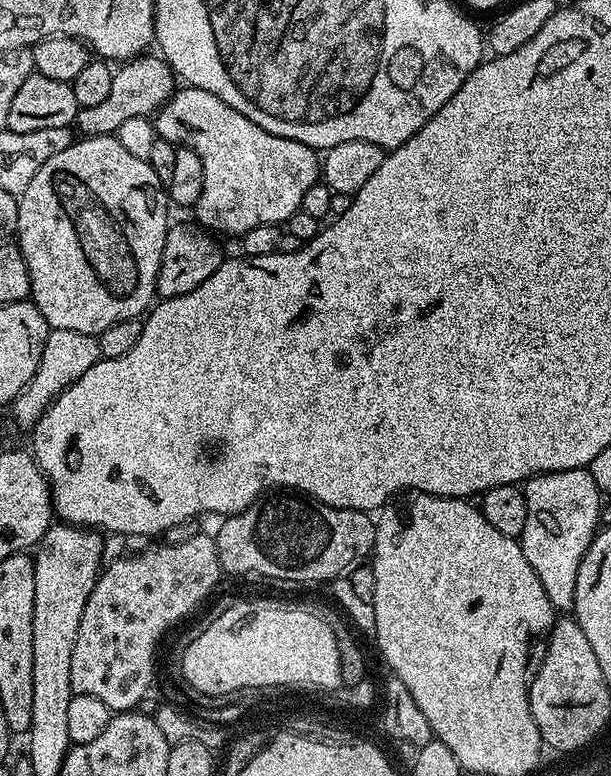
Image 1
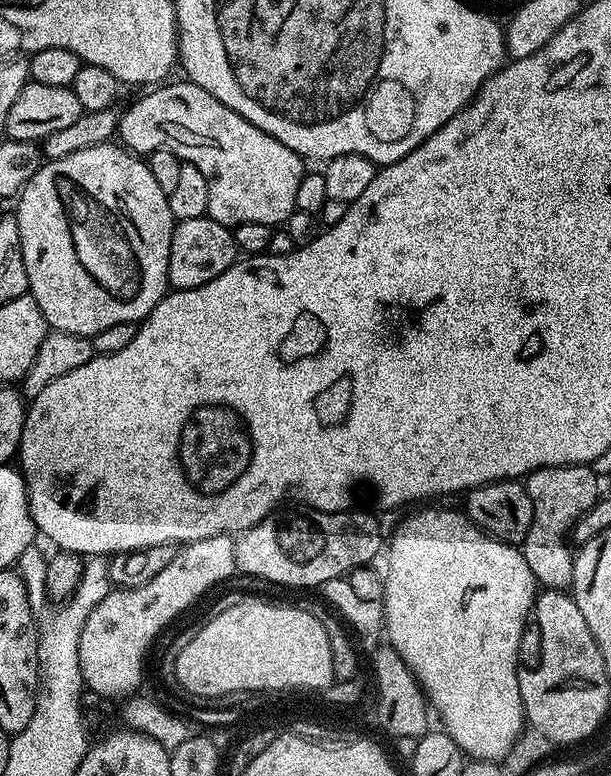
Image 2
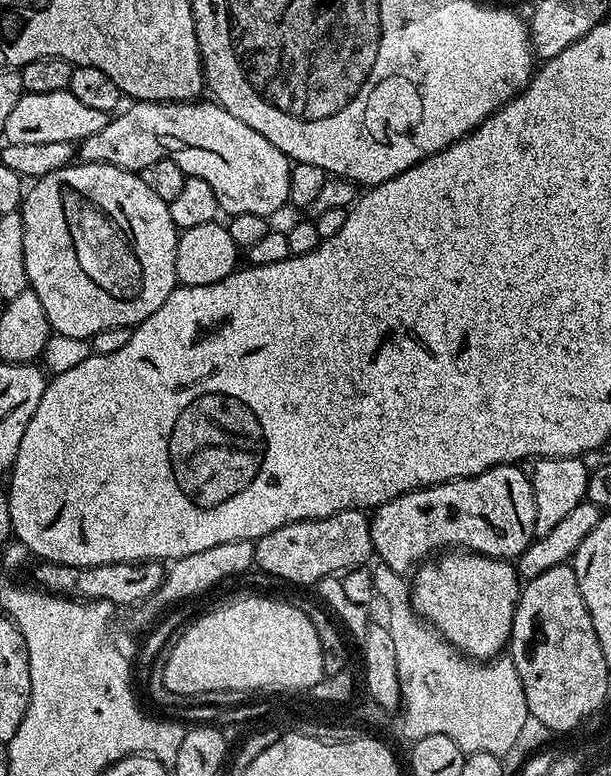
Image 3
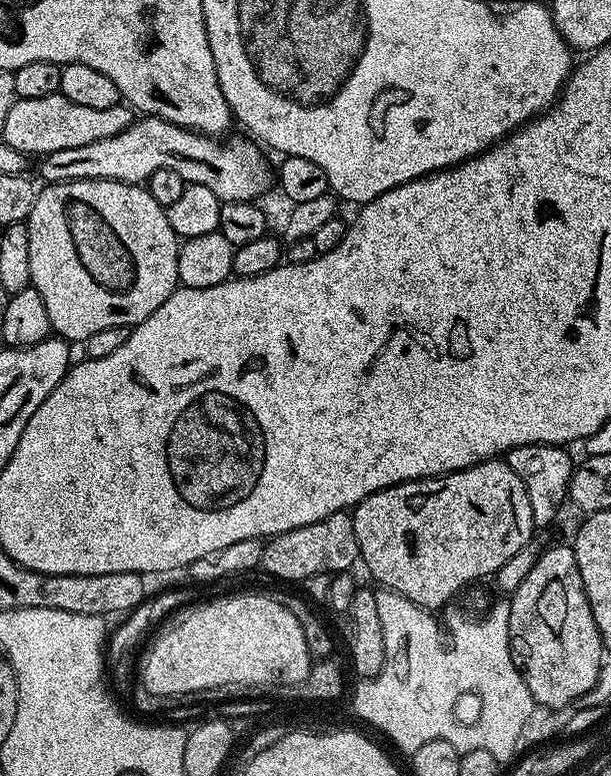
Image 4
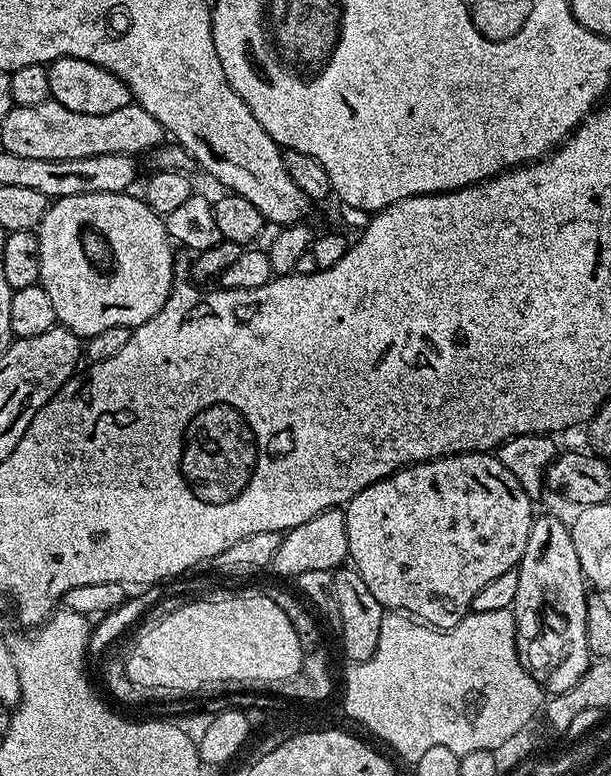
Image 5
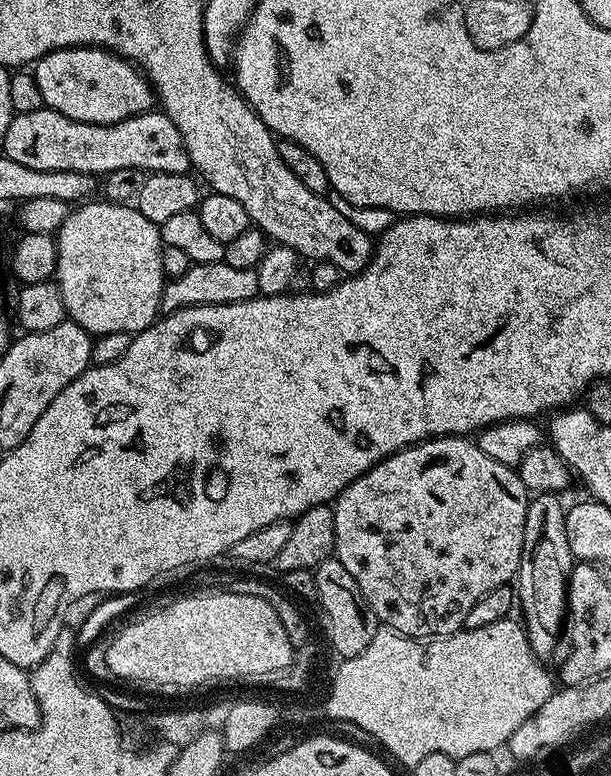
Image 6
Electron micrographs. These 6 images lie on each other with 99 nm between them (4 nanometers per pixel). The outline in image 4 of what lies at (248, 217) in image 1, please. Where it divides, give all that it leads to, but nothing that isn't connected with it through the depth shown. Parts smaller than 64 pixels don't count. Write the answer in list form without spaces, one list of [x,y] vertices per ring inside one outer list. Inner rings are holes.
[[[145,115],[133,119],[130,127],[122,130],[122,134],[100,138],[98,142],[90,142],[87,146],[54,150],[39,161],[41,181],[44,184],[57,184],[71,180],[117,180],[143,185],[150,174],[154,174],[154,170],[175,170],[177,174],[182,174],[187,183],[210,186],[210,190],[214,190],[223,203],[259,201],[259,196],[268,187],[273,187],[273,169],[268,169],[263,154],[259,152],[261,149],[251,139],[227,140],[221,142],[203,136],[201,132],[180,128],[157,116]]]

